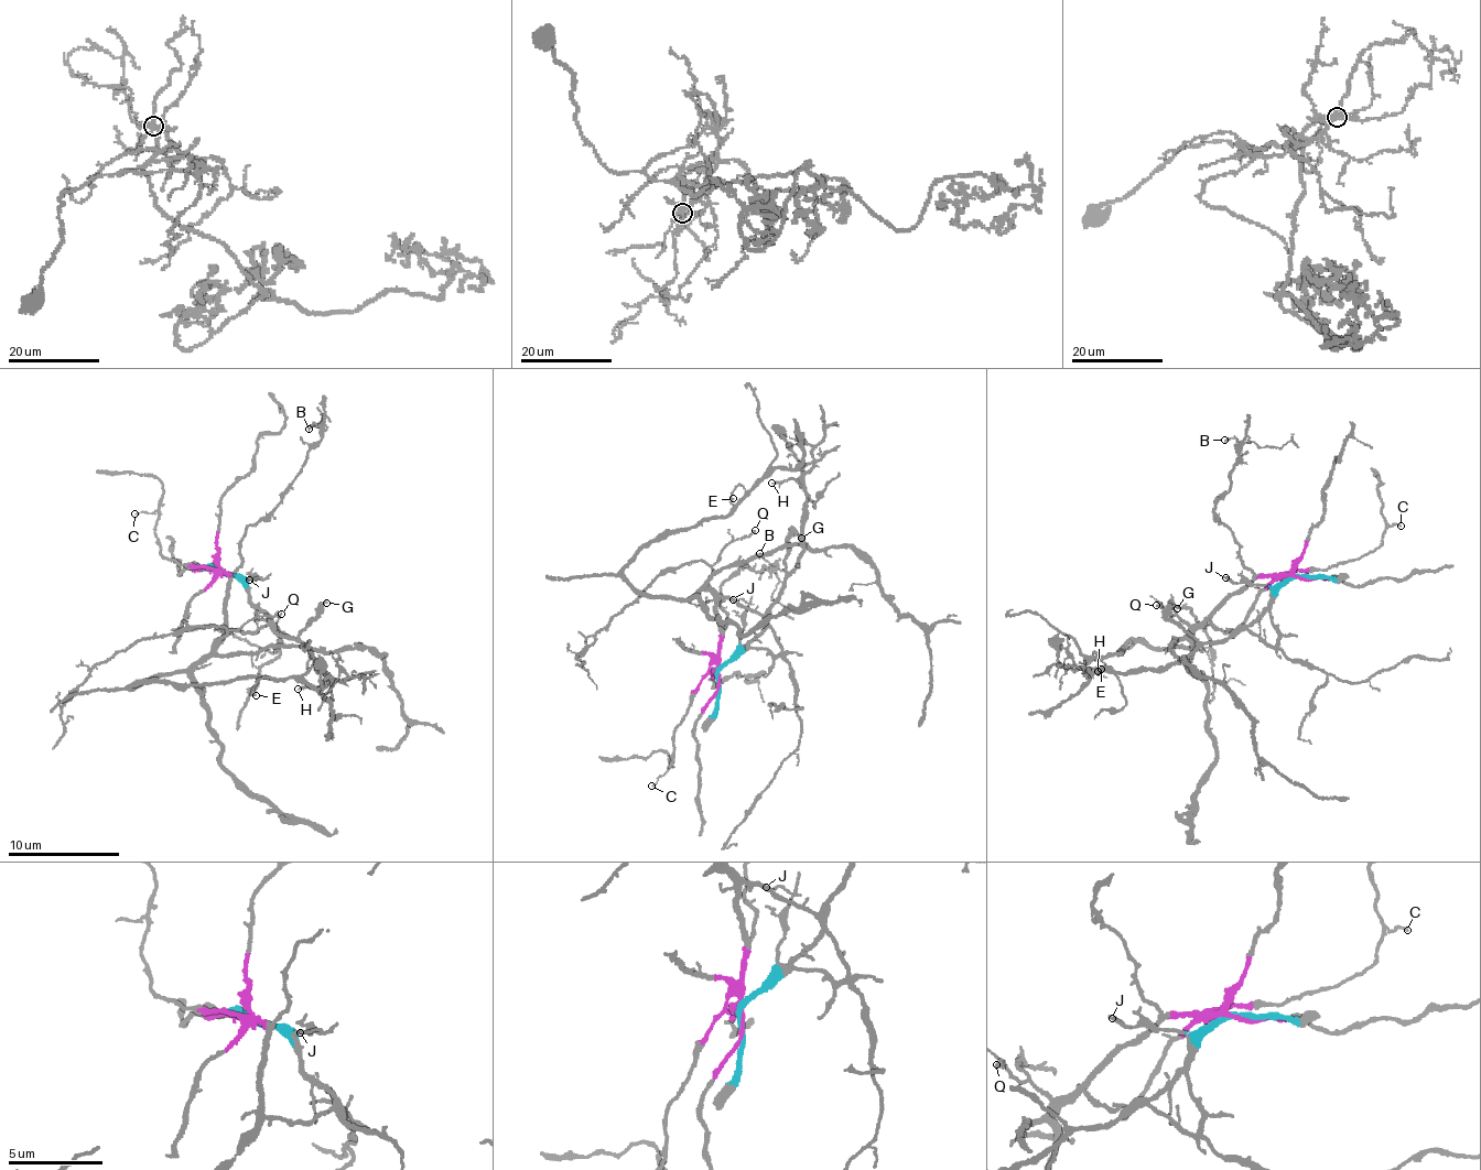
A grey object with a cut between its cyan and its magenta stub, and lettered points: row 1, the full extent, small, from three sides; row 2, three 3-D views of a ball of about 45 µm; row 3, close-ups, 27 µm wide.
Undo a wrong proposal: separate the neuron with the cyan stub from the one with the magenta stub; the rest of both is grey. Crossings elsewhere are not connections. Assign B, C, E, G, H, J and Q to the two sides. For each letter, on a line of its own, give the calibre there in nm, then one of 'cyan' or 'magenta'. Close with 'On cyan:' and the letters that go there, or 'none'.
B: calibre 120 nm; magenta
C: calibre 90 nm; magenta
E: calibre 130 nm; magenta
G: calibre 150 nm; cyan
H: calibre 150 nm; cyan
J: calibre 110 nm; cyan
Q: calibre 140 nm; magenta
On cyan: G, H, J

